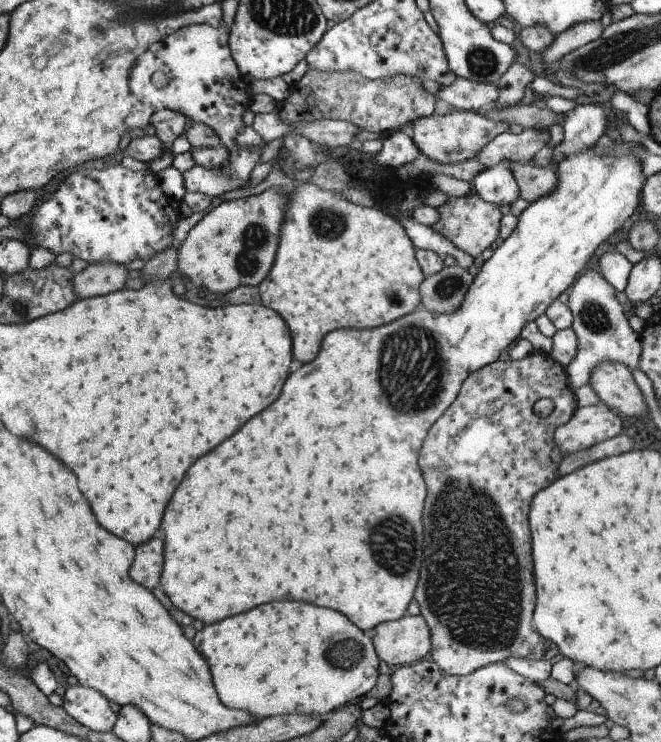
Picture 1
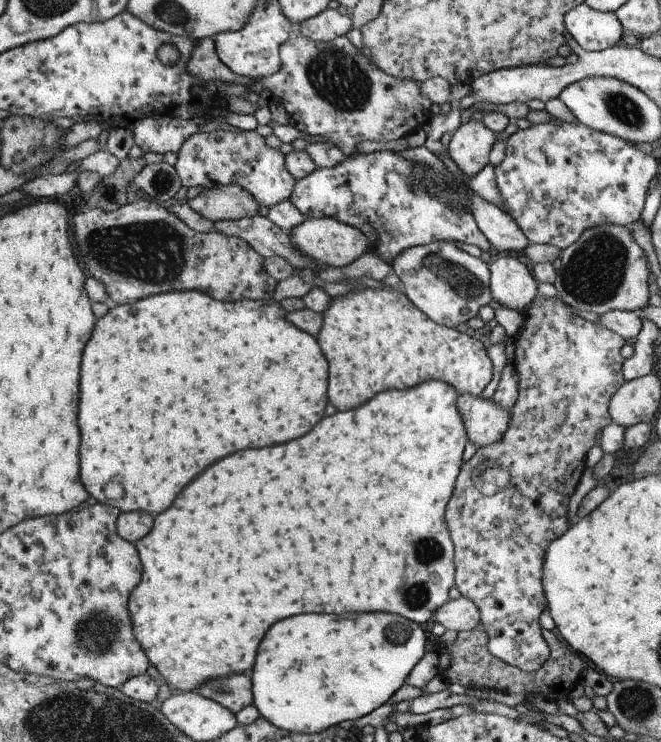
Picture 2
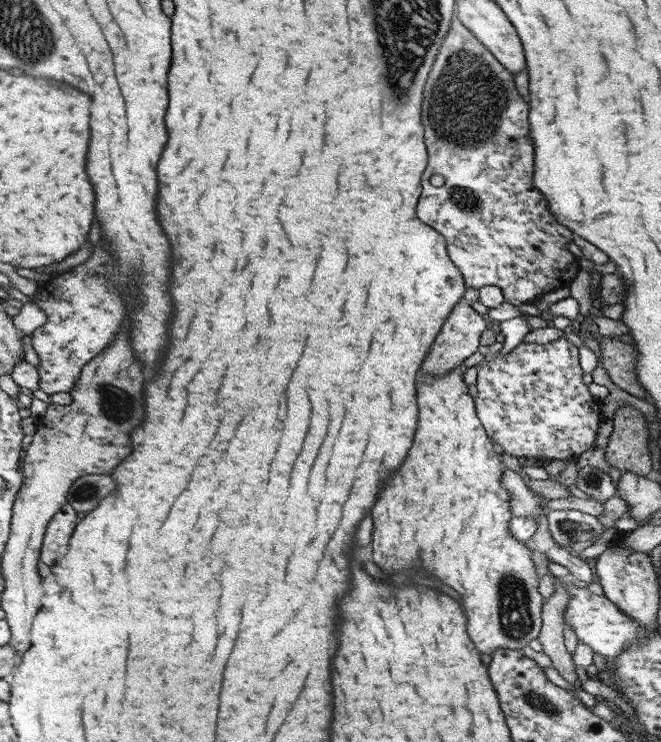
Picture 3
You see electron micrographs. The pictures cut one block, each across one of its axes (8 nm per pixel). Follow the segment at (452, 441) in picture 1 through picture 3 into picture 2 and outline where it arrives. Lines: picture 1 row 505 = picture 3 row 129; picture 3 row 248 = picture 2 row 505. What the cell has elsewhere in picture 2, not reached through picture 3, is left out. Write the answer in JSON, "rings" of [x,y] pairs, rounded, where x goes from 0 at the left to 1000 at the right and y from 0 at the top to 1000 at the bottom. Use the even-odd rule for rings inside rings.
{"rings":[[[812,396],[788,422],[793,430],[778,461],[778,481],[773,489],[782,504],[781,524],[784,535],[772,553],[767,580],[752,597],[723,604],[710,621],[697,624],[694,639],[687,650],[685,663],[673,681],[672,699],[681,726],[687,733],[687,791],[696,798],[697,805],[708,806],[722,817],[726,845],[738,857],[735,876],[769,896],[782,899],[799,908],[809,906],[828,889],[832,880],[826,863],[820,858],[814,834],[815,827],[826,819],[826,809],[820,794],[820,760],[826,736],[859,713],[861,708],[855,697],[858,677],[861,677],[862,667],[867,666],[876,643],[882,639],[882,632],[887,631],[885,613],[888,606],[900,598],[909,577],[915,577],[918,571],[926,569],[920,557],[920,542],[927,530],[946,513],[939,504],[944,484],[936,478],[936,472],[946,464],[946,458],[915,442],[909,435],[893,434],[879,429],[870,419],[867,420],[862,411],[841,399],[820,400]]]}

